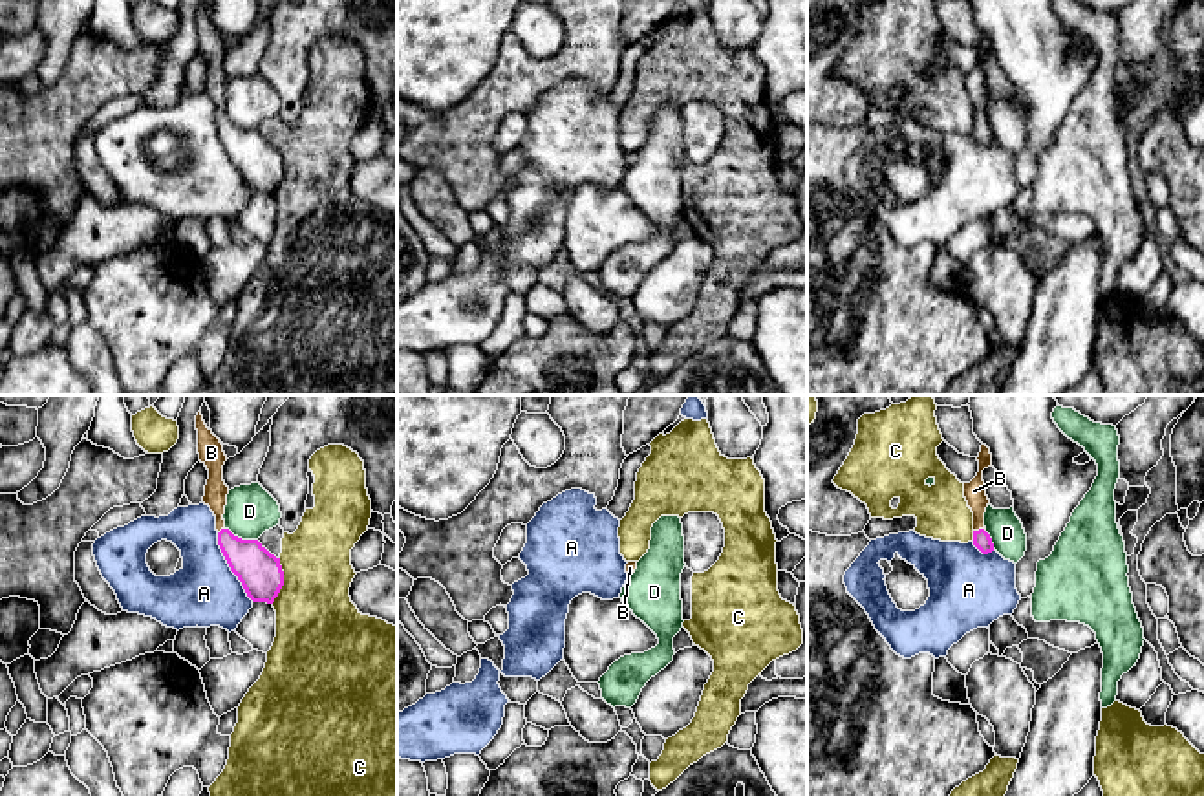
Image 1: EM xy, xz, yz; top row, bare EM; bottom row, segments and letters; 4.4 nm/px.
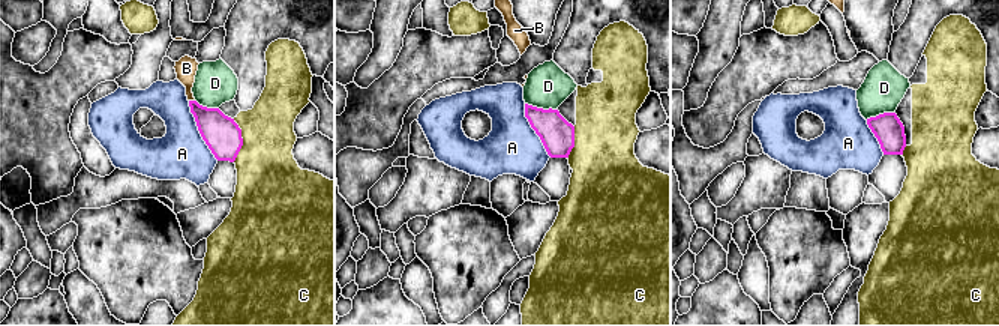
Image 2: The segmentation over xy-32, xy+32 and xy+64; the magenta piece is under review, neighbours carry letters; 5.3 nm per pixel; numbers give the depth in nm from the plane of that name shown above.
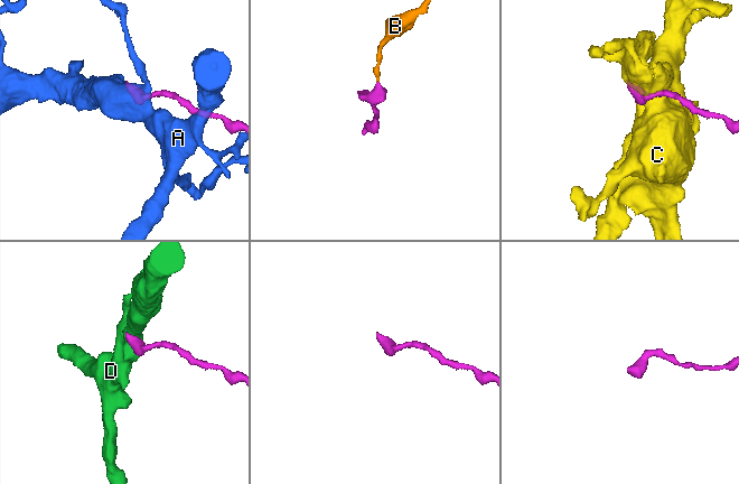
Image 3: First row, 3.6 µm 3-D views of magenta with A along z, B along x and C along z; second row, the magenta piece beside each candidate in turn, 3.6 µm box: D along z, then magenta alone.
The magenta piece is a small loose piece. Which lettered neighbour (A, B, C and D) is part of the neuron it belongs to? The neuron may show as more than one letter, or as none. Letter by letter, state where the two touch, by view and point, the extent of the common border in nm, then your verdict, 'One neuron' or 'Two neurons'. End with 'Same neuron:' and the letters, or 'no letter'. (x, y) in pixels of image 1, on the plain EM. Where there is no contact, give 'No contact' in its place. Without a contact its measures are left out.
A: Touches magenta at xy (229, 156). Shared border 340 nm. Two neurons
B: Touches magenta at yz (979, 119). Shared border 60 nm. One neuron
C: Touches magenta at xy (282, 171). Shared border 200 nm. Two neurons
D: Touches magenta at xy (240, 129). Shared border 160 nm. Two neurons
Same neuron: B

